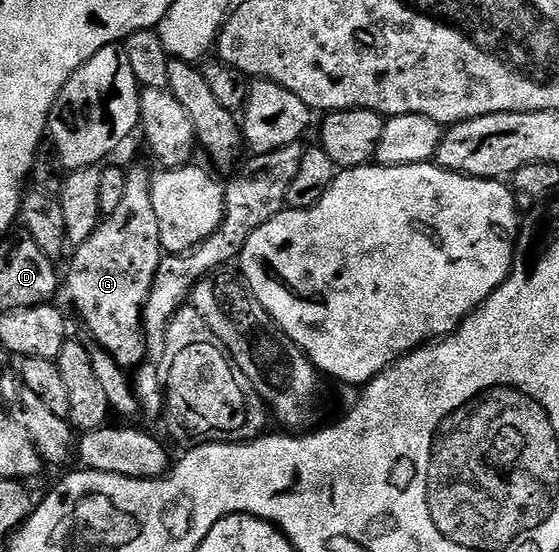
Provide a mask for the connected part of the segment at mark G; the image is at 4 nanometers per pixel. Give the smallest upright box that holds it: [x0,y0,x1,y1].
[63,166,163,368]

